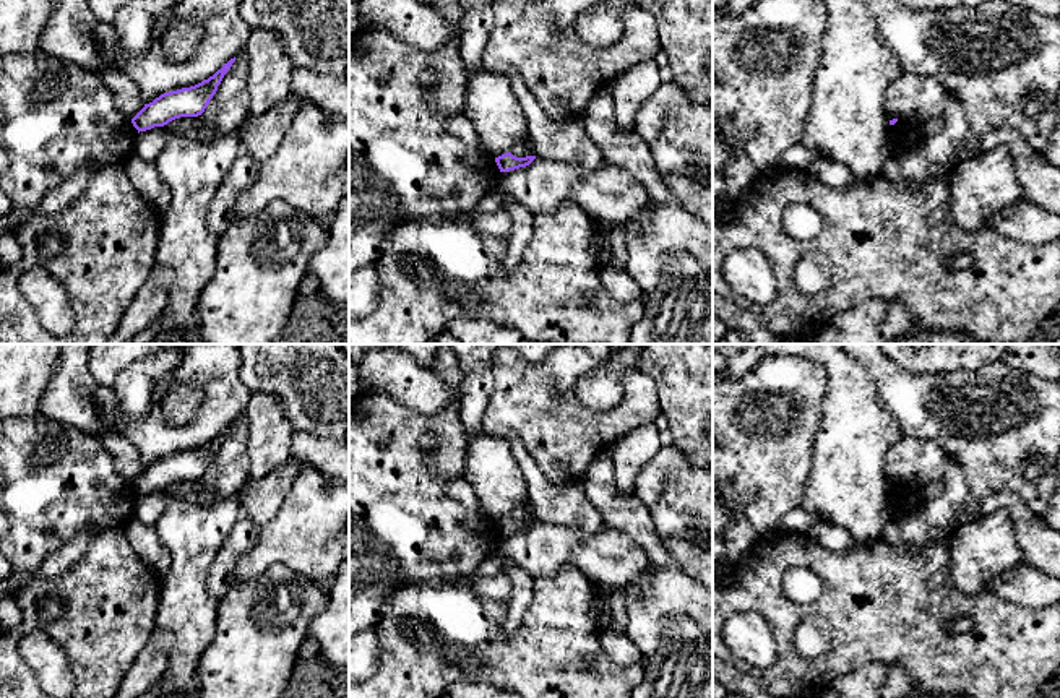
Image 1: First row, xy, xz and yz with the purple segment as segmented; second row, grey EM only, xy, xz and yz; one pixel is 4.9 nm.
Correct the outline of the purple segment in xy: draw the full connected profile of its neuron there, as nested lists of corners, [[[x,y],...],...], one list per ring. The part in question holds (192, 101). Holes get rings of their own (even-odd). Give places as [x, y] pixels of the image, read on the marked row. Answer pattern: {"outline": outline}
{"outline": [[[235,57],[224,63],[213,76],[195,86],[164,93],[153,102],[144,104],[144,107],[131,118],[133,127],[140,133],[154,127],[164,127],[180,117],[201,115],[234,62]]]}

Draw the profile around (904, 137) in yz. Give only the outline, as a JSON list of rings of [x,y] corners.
[[[901,122],[890,125],[888,138],[894,149],[894,157],[912,151],[922,140],[920,123]]]

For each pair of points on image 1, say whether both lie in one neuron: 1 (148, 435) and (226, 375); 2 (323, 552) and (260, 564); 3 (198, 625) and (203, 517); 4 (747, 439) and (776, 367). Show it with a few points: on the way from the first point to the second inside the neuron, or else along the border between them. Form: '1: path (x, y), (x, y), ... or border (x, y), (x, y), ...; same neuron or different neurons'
1: path (174, 435), (190, 435), (223, 401); same neuron
2: path (307, 552), (276, 552); same neuron
3: path (193, 598), (193, 544); same neuron
4: path (765, 421), (776, 406), (776, 385); same neuron

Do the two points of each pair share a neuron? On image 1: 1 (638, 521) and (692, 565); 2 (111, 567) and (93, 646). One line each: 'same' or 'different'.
1: same
2: same

